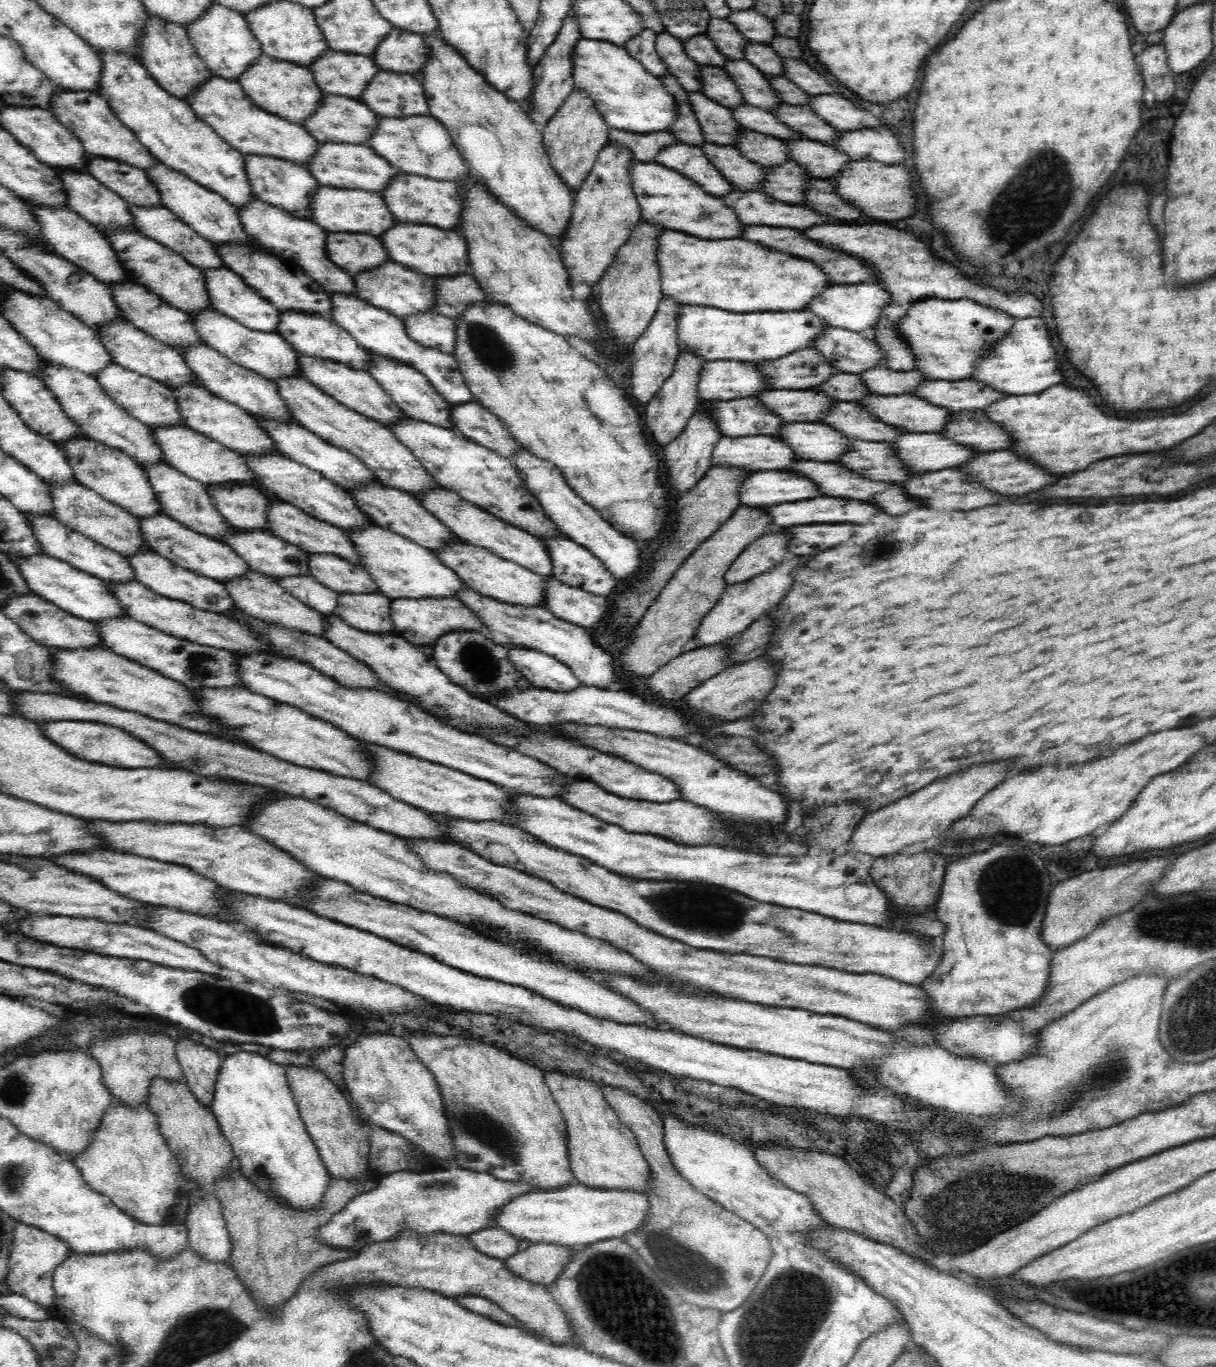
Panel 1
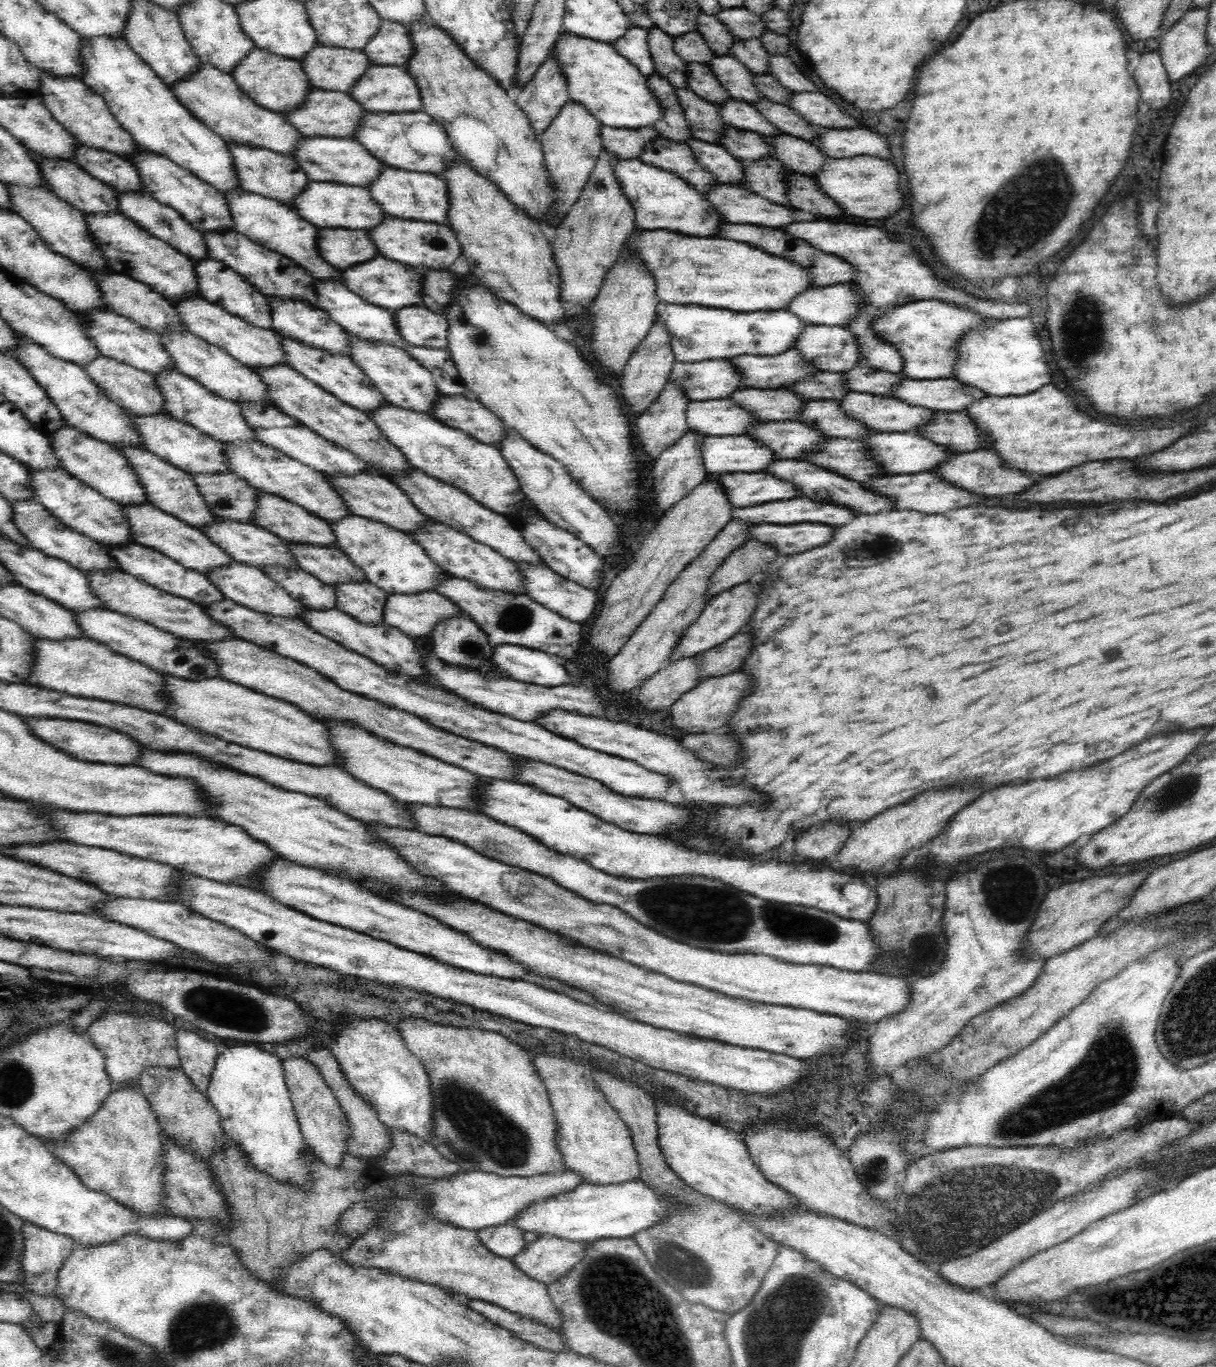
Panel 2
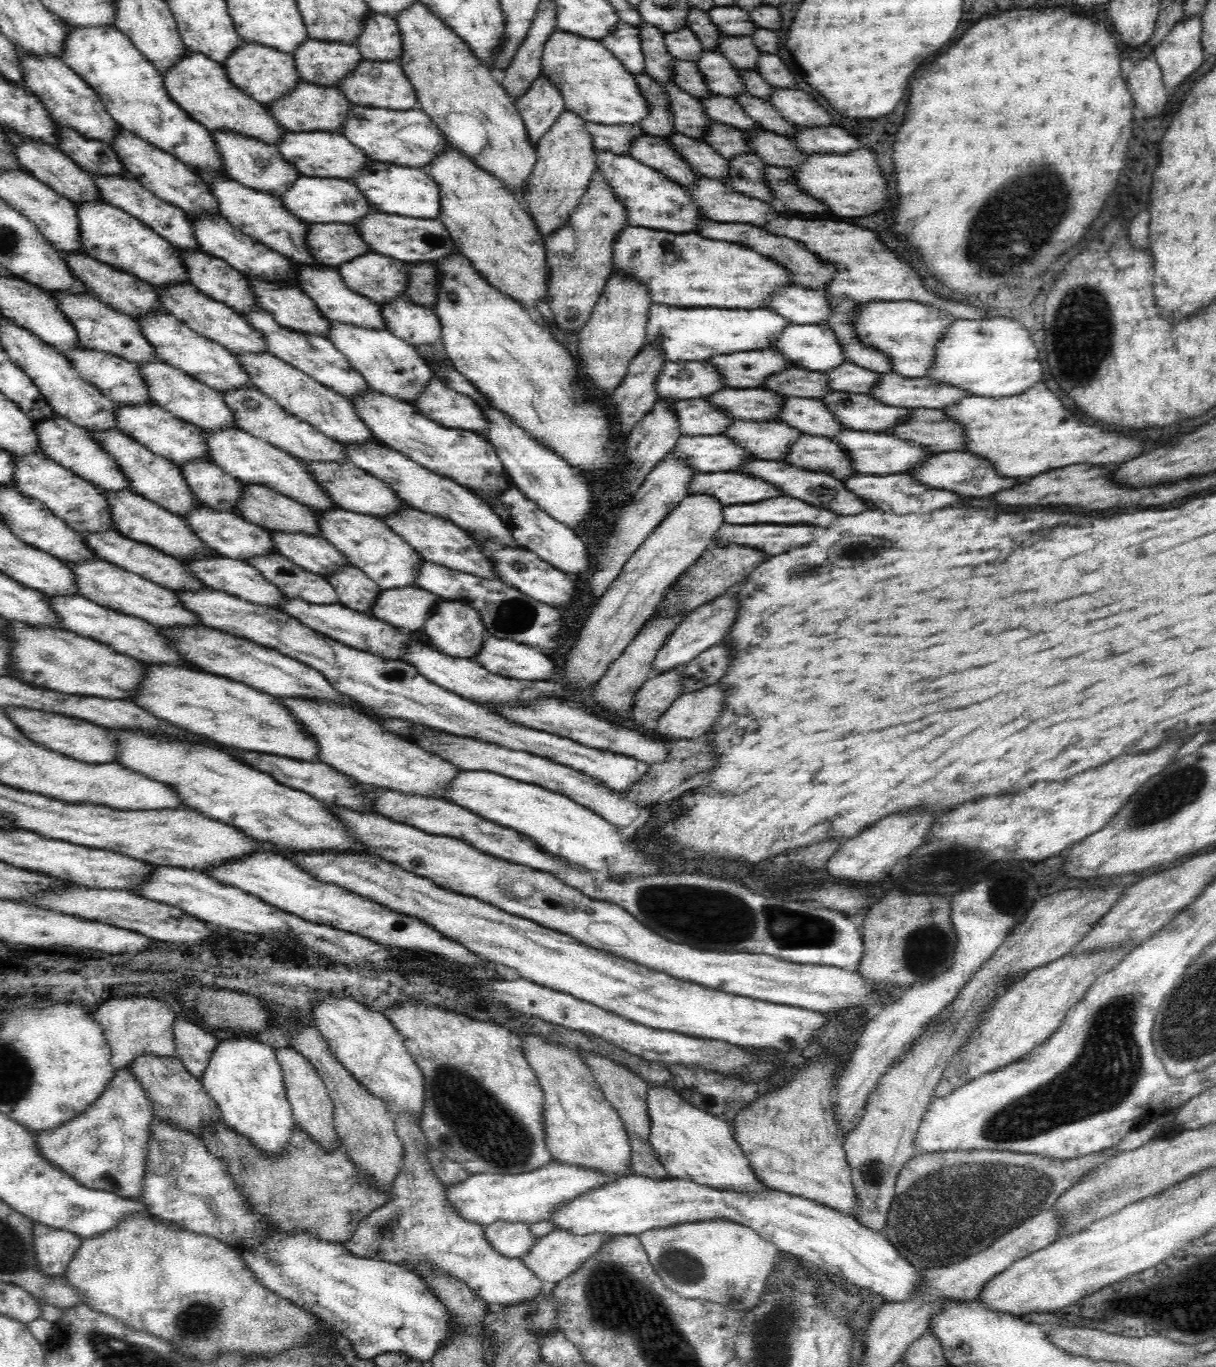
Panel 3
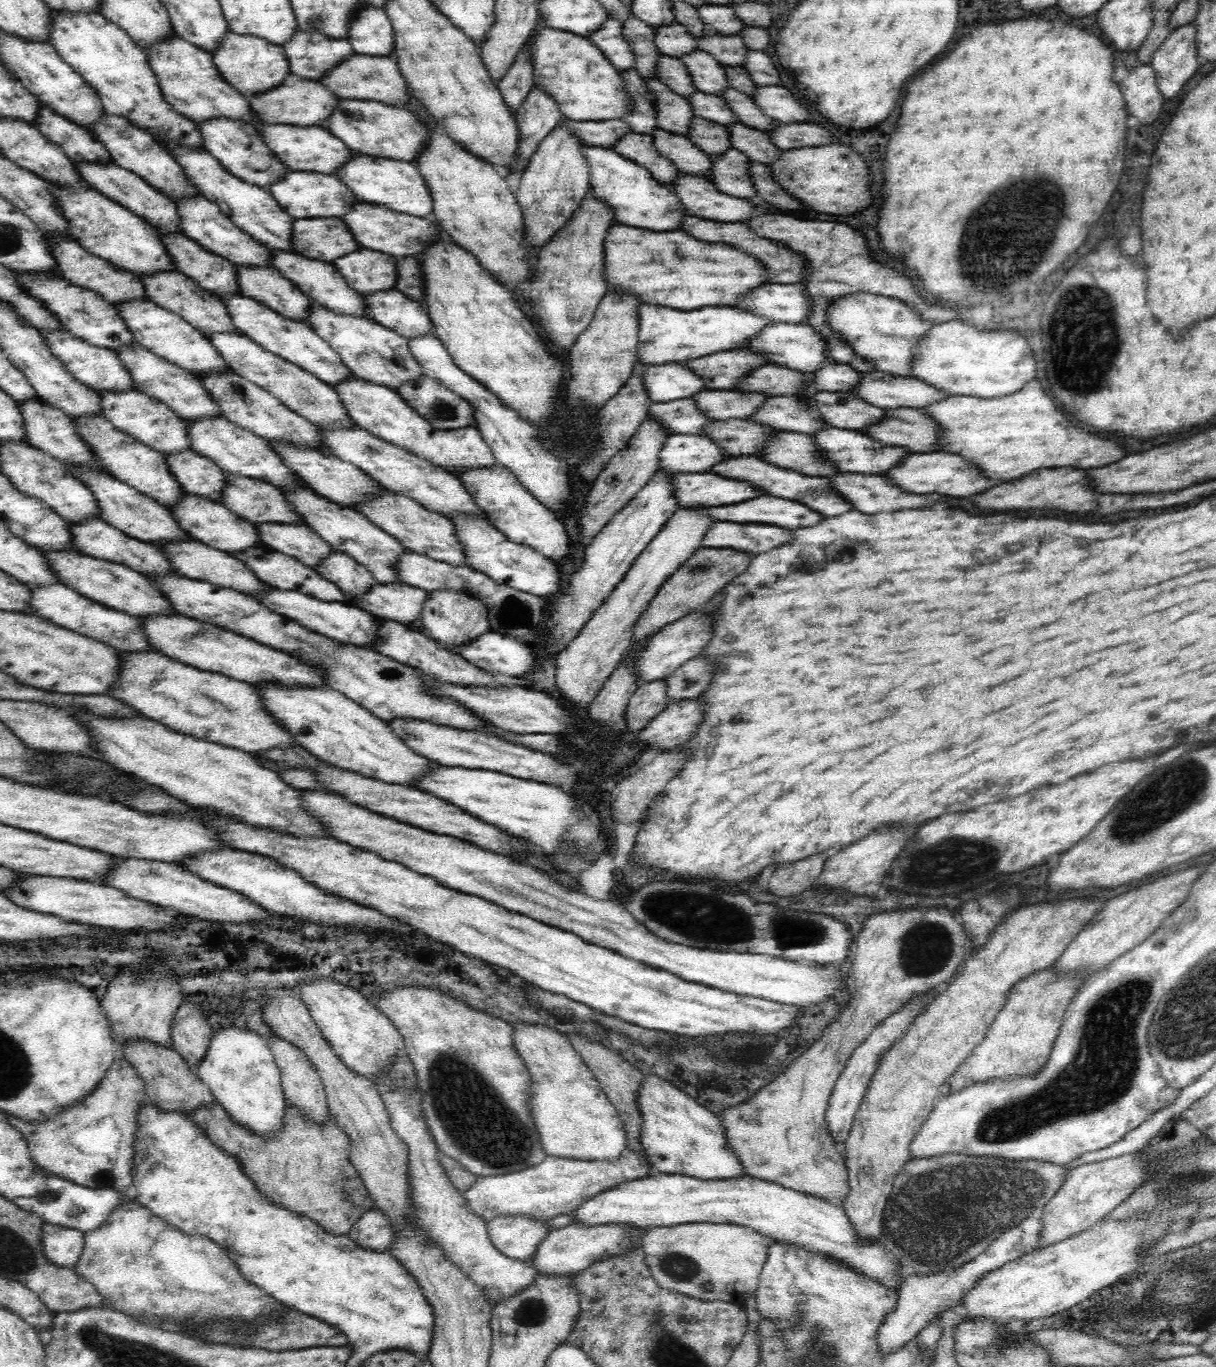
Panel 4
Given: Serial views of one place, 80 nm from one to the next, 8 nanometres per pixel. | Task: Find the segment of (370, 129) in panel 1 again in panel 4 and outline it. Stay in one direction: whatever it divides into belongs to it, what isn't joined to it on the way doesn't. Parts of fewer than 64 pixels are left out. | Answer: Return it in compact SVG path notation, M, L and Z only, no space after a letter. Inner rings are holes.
M292 73L283 80L281 85L275 86L267 93L246 97L250 103L251 112L263 122L271 125L318 125L318 127L324 126L324 121L331 116L340 100L321 82L308 80Z

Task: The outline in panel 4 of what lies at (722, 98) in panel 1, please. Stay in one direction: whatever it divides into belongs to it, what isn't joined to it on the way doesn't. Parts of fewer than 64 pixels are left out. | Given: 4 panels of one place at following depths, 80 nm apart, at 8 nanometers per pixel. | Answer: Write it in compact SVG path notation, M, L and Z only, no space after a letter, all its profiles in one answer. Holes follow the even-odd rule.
M662 55L657 62L657 79L680 96L689 97L698 91L686 65L679 57Z

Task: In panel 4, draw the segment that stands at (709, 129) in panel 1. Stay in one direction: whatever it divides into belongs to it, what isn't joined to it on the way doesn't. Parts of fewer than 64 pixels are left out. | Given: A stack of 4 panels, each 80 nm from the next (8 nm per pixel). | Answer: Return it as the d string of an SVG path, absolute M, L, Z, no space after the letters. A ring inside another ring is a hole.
M645 79L645 84L647 90L655 94L655 114L659 128L687 136L689 126L696 117L687 97L670 90L658 79Z

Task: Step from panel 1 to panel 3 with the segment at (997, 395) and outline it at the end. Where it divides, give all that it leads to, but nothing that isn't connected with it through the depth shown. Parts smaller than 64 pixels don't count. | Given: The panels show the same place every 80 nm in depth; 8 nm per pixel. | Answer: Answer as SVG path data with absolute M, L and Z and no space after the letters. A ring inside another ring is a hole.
M894 371L882 373L879 383L869 394L890 406L910 409L945 410L958 400L973 395L951 384L937 382L929 377L906 378Z

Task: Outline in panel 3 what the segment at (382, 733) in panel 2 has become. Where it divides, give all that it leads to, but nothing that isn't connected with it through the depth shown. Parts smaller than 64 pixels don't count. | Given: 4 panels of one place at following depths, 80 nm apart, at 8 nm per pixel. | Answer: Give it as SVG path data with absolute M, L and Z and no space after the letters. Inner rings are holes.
M202 624L194 626L194 628L163 628L159 630L162 630L164 637L172 640L172 645L178 649L183 660L206 673L214 673L218 676L228 677L230 680L242 681L249 687L278 699L295 698L295 700L326 701L339 704L340 707L352 707L356 711L370 716L370 720L374 719L376 723L380 723L386 731L402 737L405 741L417 744L417 740L413 742L413 732L418 724L398 718L381 718L373 710L369 710L366 706L350 700L350 697L338 693L318 670L294 660L294 658L283 656L276 650L264 648L252 641Z

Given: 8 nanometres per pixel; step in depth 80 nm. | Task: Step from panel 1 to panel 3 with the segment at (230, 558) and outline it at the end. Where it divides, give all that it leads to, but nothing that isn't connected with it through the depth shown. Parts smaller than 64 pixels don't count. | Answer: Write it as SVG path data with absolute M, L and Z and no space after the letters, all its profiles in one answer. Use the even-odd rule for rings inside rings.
M132 491L106 492L105 498L110 508L110 515L117 530L130 540L157 548L160 552L178 559L182 564L191 563L194 559L220 555L211 548L207 548L202 539L191 530L186 520L181 516L168 512L165 508L146 500L146 497Z

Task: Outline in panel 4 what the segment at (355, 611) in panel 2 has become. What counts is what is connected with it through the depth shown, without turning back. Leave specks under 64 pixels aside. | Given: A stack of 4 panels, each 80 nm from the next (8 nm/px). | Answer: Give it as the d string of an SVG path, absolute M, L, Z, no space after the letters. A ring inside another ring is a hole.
M331 550L330 554L319 562L315 571L338 585L349 599L362 596L377 583L369 569L338 550Z

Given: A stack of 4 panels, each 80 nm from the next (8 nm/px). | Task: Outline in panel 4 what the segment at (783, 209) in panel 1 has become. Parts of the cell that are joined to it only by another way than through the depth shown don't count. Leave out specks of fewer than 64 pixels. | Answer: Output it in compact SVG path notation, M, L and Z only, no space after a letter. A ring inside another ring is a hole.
M694 175L682 176L671 184L676 196L682 200L689 216L718 220L718 222L742 222L750 220L755 206L750 199L722 193L710 178Z

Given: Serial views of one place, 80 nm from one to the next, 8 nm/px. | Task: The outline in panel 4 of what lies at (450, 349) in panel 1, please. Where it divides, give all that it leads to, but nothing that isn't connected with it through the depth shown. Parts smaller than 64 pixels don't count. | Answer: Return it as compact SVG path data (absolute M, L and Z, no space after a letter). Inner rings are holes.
M394 289L384 290L367 294L363 302L371 320L397 332L406 340L427 334L436 336L427 307L404 293Z

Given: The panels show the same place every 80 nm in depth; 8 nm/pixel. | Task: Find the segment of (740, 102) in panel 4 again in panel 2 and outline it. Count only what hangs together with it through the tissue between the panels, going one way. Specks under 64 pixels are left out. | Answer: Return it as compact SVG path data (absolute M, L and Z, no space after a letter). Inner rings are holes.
M760 99L752 104L762 116L766 117L776 128L779 128L784 135L790 135L802 140L810 141L826 132L824 127L814 127L806 119L800 118L795 111L785 104L772 102L768 99Z

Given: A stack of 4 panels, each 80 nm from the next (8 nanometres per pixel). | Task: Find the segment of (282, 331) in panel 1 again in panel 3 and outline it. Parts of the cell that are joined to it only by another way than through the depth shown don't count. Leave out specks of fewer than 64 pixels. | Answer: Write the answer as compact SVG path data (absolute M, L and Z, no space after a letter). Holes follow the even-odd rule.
M251 280L250 288L262 309L272 313L274 321L292 331L306 332L328 339L331 321L299 288L289 288L279 282Z

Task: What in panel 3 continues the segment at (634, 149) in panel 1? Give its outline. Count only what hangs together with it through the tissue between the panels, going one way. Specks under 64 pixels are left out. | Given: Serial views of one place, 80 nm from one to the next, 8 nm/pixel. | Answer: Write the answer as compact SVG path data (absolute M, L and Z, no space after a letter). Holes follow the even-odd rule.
M588 123L587 131L593 137L594 147L601 152L612 152L617 156L630 156L631 144L642 135L646 135L641 127L622 125L602 125Z

